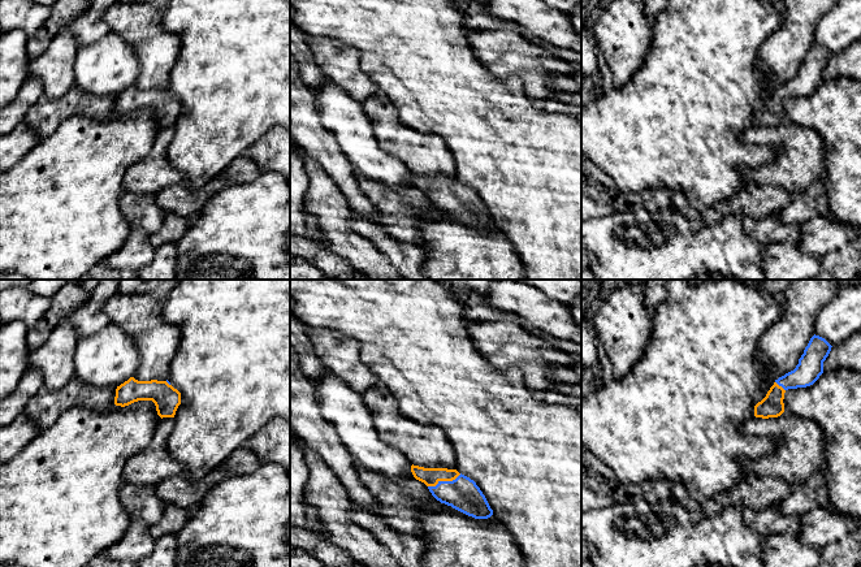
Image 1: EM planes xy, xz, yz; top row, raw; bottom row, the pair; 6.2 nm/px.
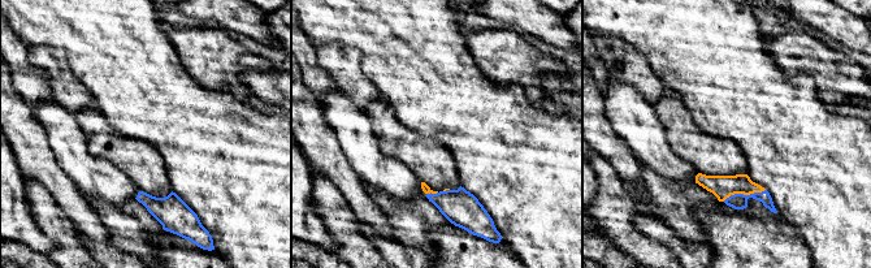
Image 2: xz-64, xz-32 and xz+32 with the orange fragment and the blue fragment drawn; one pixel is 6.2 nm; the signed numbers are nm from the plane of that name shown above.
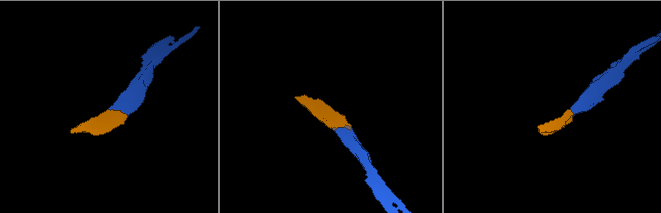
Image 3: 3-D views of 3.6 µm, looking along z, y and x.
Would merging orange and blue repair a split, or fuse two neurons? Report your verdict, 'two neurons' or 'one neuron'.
one neuron

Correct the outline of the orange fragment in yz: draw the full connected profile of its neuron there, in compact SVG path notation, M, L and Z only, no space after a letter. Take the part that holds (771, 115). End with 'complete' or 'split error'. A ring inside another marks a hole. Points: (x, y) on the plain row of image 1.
M813 44L799 68L796 77L775 88L766 105L754 114L754 125L769 127L784 121L784 101L788 98L813 94L823 82L823 70L831 60L831 53L819 44Z | split error

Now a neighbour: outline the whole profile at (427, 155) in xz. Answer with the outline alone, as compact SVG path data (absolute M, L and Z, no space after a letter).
M378 92L362 105L385 153L401 160L414 174L457 178L457 164L445 142L403 125L388 96Z

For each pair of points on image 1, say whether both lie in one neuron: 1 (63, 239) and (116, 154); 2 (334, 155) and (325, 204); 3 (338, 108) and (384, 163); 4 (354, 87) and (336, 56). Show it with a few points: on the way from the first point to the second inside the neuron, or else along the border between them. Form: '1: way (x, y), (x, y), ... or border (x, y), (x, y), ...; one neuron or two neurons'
1: way (63, 219), (63, 207), (95, 174); one neuron
2: border (310, 156), (349, 203); two neurons
3: way (347, 121), (353, 131), (371, 150); one neuron
4: way (353, 79), (341, 64); one neuron

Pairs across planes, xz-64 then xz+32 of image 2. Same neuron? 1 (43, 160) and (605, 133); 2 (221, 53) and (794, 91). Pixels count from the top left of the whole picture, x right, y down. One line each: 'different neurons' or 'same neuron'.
1: same neuron
2: different neurons

